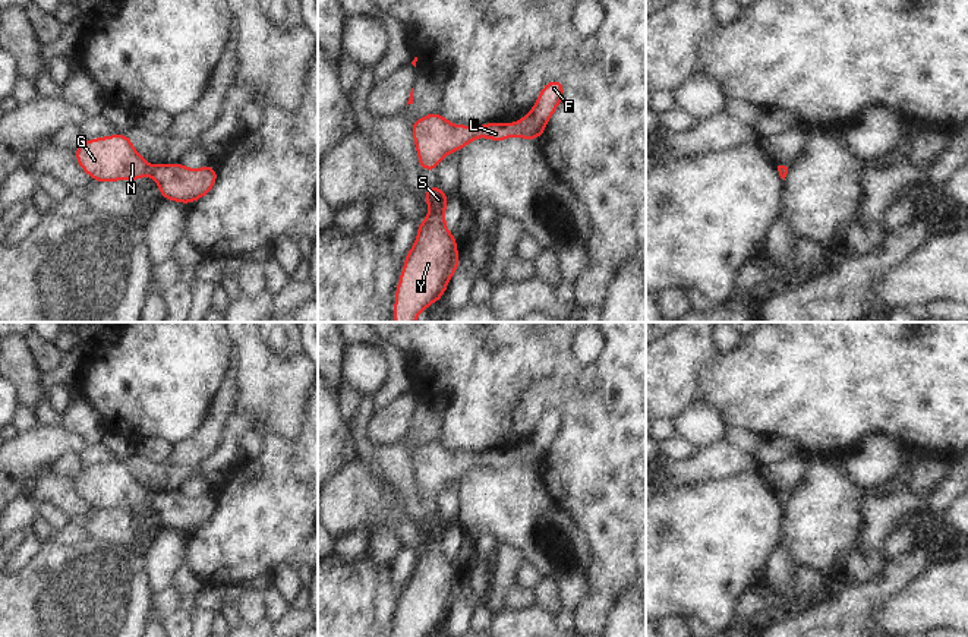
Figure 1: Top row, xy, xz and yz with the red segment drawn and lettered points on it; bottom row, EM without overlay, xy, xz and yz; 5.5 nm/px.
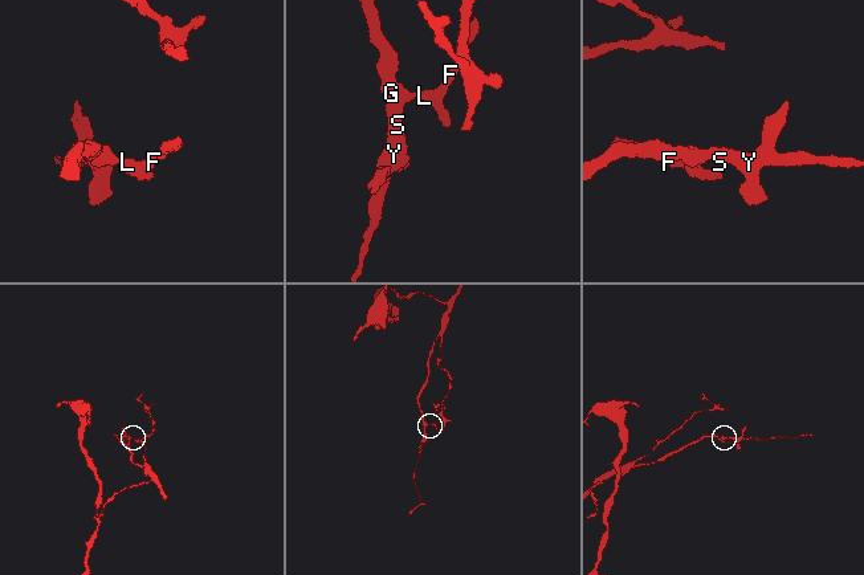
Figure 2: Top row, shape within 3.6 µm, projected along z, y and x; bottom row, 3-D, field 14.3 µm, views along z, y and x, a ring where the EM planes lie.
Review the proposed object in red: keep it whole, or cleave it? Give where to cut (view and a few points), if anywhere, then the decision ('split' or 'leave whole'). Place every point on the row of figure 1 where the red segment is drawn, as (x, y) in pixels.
cut none; leave whole

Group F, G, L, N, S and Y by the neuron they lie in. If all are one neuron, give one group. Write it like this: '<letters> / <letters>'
F G L N S Y

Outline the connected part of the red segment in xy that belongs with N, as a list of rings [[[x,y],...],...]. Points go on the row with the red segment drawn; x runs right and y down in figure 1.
[[[114,133],[83,141],[75,149],[79,167],[94,182],[139,180],[146,174],[157,182],[165,201],[192,204],[217,183],[218,171],[212,165],[187,168],[180,163],[151,165],[133,146],[127,135]]]

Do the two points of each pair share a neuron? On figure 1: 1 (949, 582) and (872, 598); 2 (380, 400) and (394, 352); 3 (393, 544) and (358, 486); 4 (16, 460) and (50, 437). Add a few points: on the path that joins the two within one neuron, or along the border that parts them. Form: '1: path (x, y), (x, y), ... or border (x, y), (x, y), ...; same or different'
1: border (917, 579), (888, 593), (866, 615), (864, 621); different
2: path (391, 388), (396, 384), (396, 363); same
3: border (371, 533), (381, 527), (394, 527), (406, 546); different
4: path (25, 456), (41, 445); same

